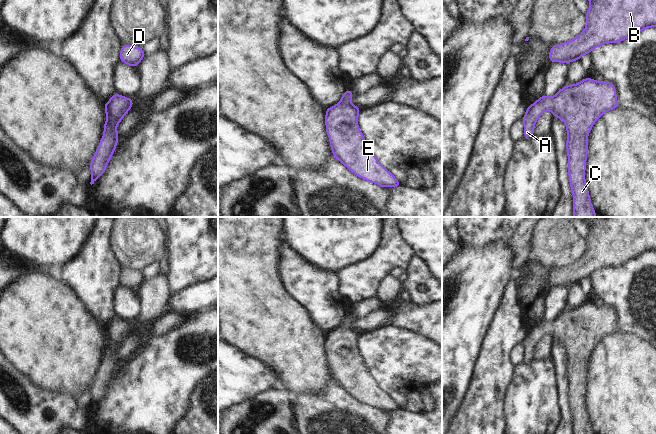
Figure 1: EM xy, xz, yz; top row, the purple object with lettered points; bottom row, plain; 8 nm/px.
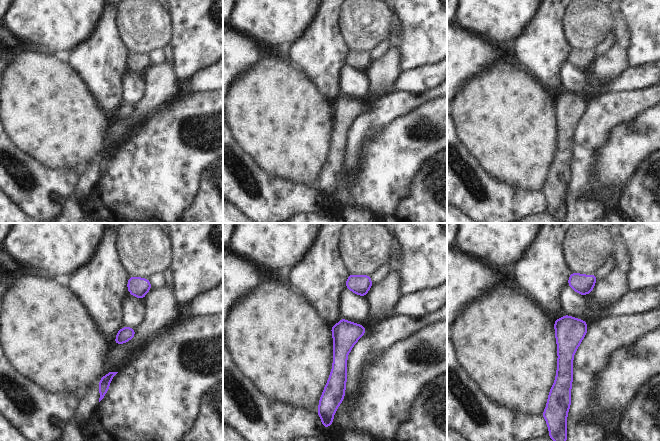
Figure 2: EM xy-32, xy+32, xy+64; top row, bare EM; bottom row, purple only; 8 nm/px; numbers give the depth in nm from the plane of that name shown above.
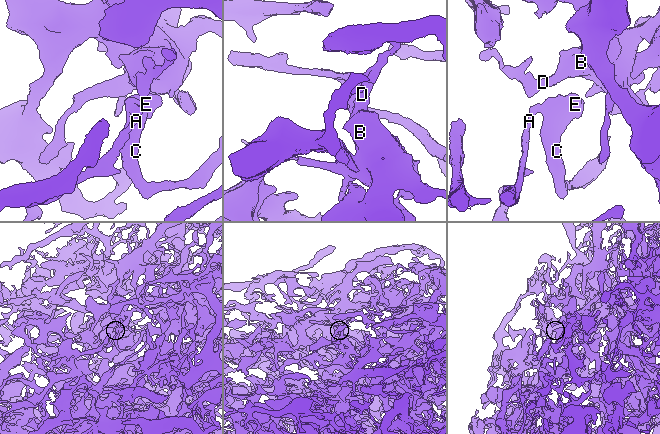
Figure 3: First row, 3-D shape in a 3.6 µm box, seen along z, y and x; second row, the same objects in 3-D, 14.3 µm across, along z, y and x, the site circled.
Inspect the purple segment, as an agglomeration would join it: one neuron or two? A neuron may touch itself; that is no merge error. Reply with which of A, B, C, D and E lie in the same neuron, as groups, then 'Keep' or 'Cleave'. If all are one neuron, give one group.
Groups: A B C D E. Keep

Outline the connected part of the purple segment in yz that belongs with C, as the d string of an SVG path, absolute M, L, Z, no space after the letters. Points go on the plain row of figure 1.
M587 301L575 309L567 308L554 321L540 321L534 328L527 332L526 338L522 343L524 345L524 362L530 362L534 359L534 348L538 344L538 341L546 334L552 335L554 341L558 341L566 347L568 357L566 367L568 396L571 415L574 421L574 434L594 434L584 400L588 376L587 361L595 345L604 336L617 331L619 330L614 309L607 305L597 306Z

